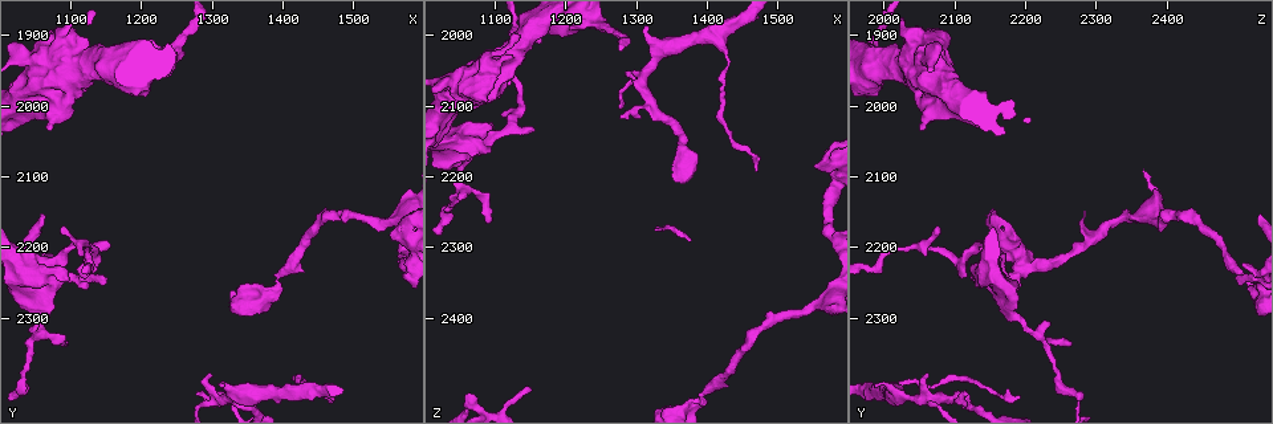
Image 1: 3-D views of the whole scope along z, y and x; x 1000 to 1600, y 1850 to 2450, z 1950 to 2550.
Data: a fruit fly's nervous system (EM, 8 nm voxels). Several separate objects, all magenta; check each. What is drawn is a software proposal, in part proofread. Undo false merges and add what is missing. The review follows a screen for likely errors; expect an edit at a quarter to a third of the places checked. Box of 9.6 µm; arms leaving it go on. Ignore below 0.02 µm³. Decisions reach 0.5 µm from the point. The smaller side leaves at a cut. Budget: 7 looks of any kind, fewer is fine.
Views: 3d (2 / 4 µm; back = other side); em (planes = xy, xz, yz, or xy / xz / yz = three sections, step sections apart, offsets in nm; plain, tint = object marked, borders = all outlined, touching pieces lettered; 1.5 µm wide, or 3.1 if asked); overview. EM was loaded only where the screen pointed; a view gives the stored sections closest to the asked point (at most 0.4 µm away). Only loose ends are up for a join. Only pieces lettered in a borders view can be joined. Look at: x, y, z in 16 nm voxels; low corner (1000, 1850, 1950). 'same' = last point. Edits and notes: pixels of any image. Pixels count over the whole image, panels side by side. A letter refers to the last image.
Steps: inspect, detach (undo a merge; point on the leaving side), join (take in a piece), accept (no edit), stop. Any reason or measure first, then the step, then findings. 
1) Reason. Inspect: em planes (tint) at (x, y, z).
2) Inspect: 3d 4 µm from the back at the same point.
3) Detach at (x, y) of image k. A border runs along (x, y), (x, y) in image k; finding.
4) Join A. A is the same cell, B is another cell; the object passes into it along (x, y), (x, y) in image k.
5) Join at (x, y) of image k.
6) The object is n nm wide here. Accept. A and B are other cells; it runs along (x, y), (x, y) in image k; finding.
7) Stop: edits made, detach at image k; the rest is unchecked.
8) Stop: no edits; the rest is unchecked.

An open end. Inspect: em xz step 4 (borders) at (1160, 2195, 2130).

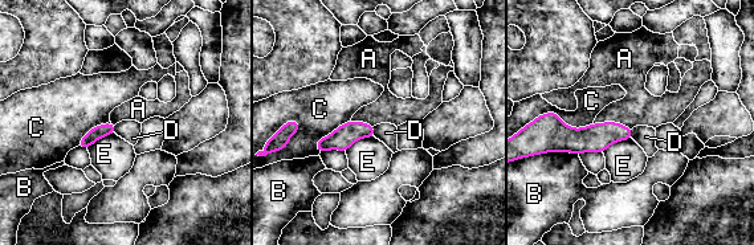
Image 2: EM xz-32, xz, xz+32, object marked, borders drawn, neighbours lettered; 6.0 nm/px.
The longest contact is with C, 280 nm. Accept. A, B, C, D and E are other cells; a border runs along (373, 126), (375, 137) in image 2; no lettered piece goes on from it.

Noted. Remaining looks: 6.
End of a long branch. Inspect: 3d 4 µm from the back at (1470, 2415, 2190).

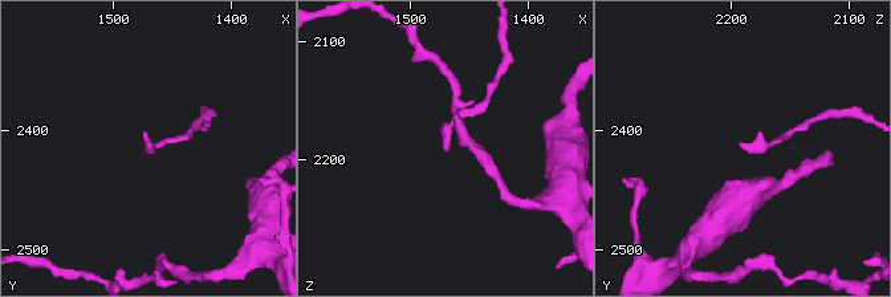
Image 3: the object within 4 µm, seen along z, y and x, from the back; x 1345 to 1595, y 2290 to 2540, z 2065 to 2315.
Now the EM. Inspect: em xy step 8 (borders) at (1468, 2414, 2192).

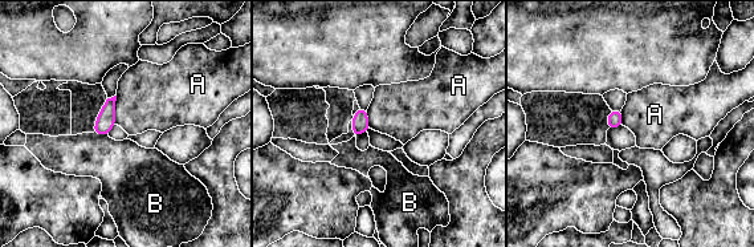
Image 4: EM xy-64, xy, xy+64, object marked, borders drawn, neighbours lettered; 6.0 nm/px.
Inspect: em planes (borders) at the same point.

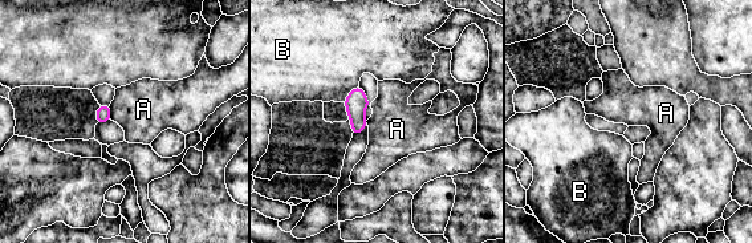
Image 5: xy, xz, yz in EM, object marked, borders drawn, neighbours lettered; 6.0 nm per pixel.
Accept. A and B are other cells; a border runs along (109, 105), (112, 120) in image 5; no lettered piece goes on from it.

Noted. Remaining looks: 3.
Inspect: 3d 2 µm at (1150, 2255, 2500).

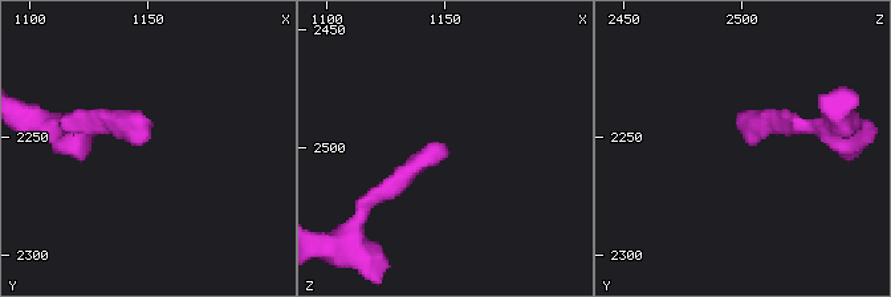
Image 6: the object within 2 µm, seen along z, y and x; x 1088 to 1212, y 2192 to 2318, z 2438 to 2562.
Need the tissue. Inspect: em planes (plain) at (1148, 2250, 2500).

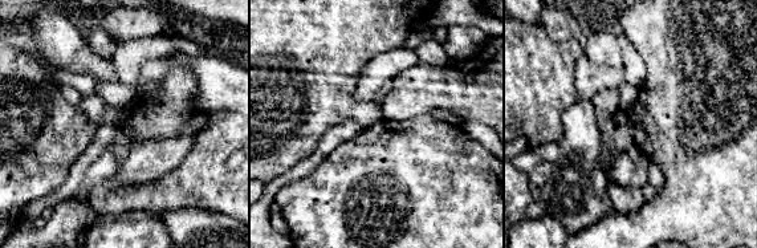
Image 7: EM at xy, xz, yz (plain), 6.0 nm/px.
See the neighbours. Inspect: em planes (borders) at the same point.

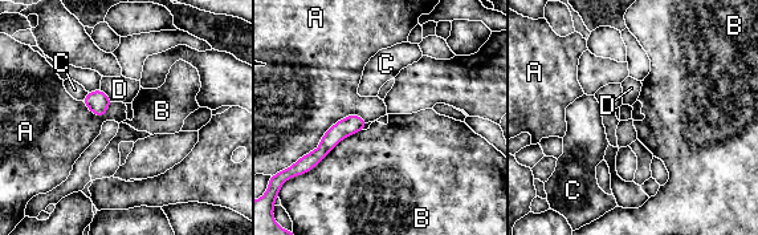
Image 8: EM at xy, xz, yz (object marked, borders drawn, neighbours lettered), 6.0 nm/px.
The object is 120 nm wide here. Accept. A, B, C and D are other cells; a border runs along (367, 121), (342, 117), (284, 170) in image 8; no lettered piece goes on from it.

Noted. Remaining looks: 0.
Stop: no edits; the rest is unchecked.

